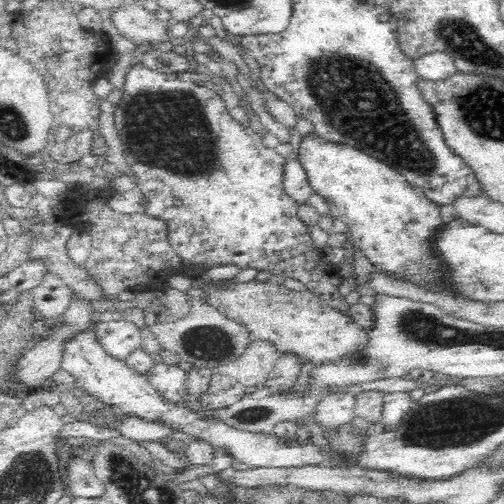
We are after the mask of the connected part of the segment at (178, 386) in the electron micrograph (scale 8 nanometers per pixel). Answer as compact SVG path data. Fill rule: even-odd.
M157 360L154 368L145 374L145 377L150 384L156 387L160 395L172 401L184 403L184 396L187 394L184 386L185 371L178 365L166 364Z

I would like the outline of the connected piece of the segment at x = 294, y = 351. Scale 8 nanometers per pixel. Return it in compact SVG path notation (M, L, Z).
M212 274L201 277L192 284L187 285L192 291L198 292L206 303L212 304L226 318L232 319L239 324L250 336L251 339L270 343L278 355L290 355L298 357L301 366L313 364L316 366L328 366L328 364L338 364L338 362L351 362L366 366L368 364L368 348L371 346L371 338L368 336L368 328L364 318L356 311L342 313L317 297L308 289L302 289L291 285L278 285L266 282L250 282L238 284L235 279L231 282L217 283L212 279Z

